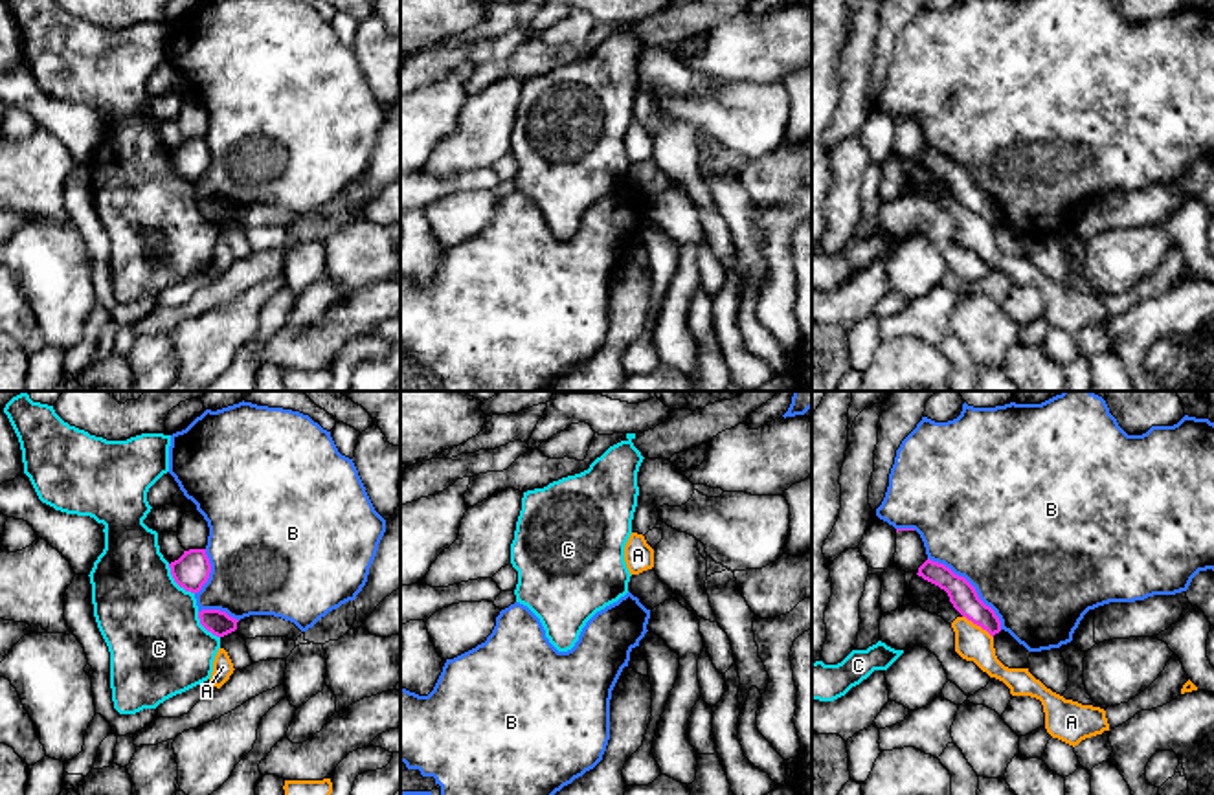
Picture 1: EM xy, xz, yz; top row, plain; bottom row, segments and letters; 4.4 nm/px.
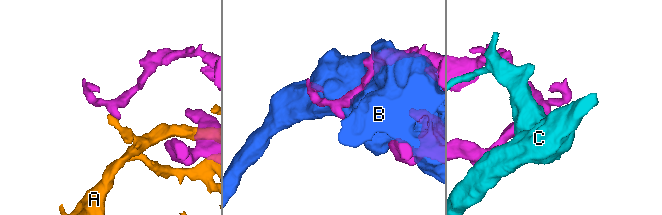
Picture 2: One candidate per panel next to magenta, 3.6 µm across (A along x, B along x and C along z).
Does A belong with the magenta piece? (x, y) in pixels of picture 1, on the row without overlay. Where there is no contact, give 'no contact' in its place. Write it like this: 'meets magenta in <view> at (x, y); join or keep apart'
meets magenta in yz at (977, 213); keep apart

